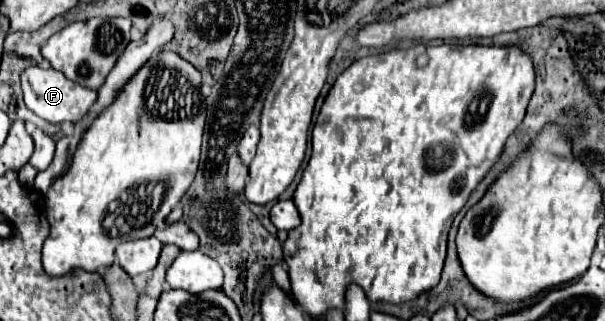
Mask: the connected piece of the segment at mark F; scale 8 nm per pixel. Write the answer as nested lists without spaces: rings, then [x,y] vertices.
[[[37,64],[23,70],[21,88],[23,88],[23,98],[25,98],[27,108],[33,110],[37,116],[45,118],[47,122],[53,122],[53,124],[59,124],[63,120],[77,122],[79,118],[83,118],[89,112],[89,108],[97,100],[95,90],[81,86],[77,82],[71,82],[69,78],[65,78],[63,72],[57,72],[53,68],[41,68]]]

